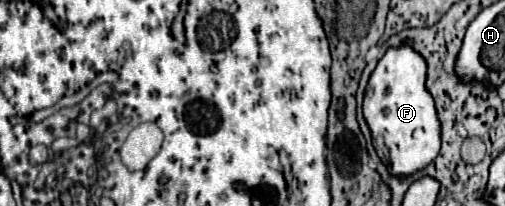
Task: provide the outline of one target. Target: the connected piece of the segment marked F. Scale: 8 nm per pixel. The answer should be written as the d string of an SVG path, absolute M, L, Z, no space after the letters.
M402 43L390 47L370 75L364 95L364 117L372 131L374 147L390 165L390 171L400 177L424 169L440 153L442 123L438 119L434 97L426 89L426 71L426 59L410 45Z

